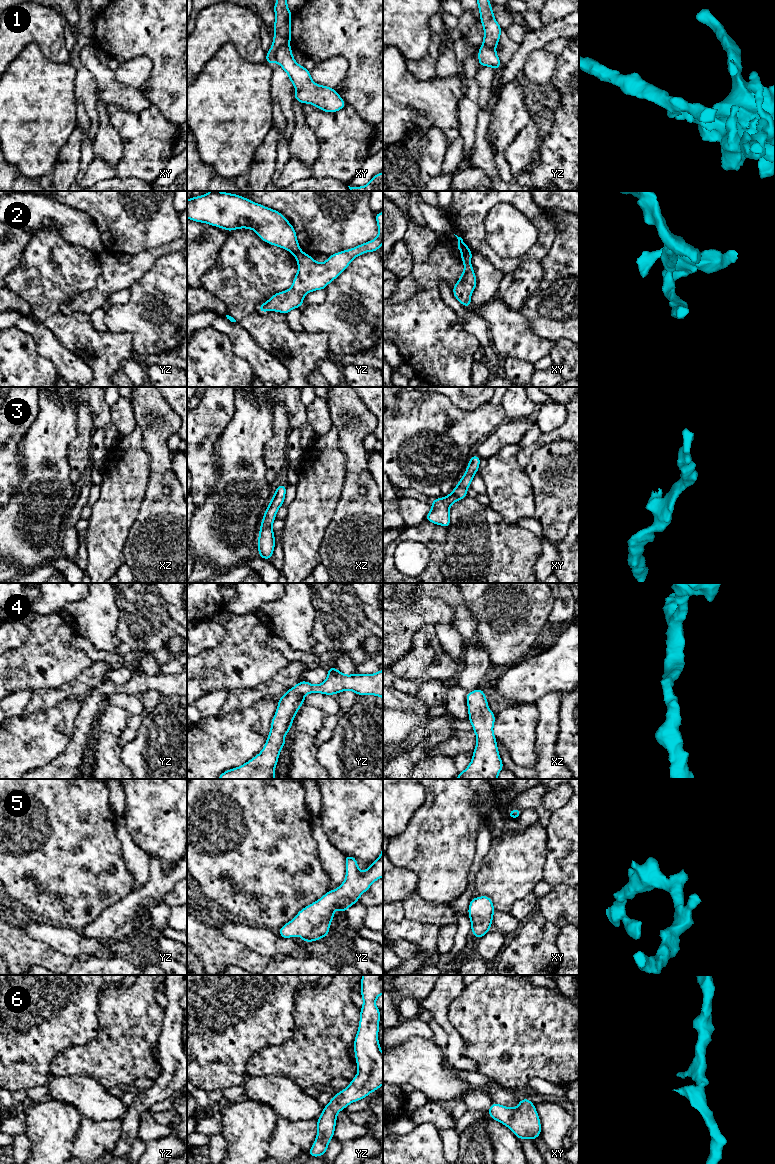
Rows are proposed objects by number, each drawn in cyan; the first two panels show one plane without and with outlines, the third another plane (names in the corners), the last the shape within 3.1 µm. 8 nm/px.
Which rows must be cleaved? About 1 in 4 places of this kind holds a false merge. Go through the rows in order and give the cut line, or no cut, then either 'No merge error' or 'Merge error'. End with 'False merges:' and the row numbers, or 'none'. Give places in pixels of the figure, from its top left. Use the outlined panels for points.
1: Split along xy (288, 42), (278, 48), (275, 60). Merge error
2: Split along xy (470, 251), (462, 253). Merge error
3: No split. No merge error
4: No split. No merge error
5: No split. No merge error
6: No split. No merge error
False merges: 1, 2

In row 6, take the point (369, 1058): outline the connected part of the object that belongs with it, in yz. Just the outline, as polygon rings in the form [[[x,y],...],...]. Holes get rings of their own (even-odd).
[[[362,975],[360,993],[363,998],[363,1006],[360,1010],[358,1032],[354,1040],[354,1052],[358,1073],[352,1079],[349,1086],[332,1096],[332,1100],[324,1107],[317,1120],[317,1136],[309,1150],[311,1157],[324,1156],[329,1142],[334,1137],[337,1114],[349,1104],[366,1098],[371,1092],[383,1085],[383,1053],[378,1042],[380,1010],[375,1005],[378,996],[383,994],[383,975]]]

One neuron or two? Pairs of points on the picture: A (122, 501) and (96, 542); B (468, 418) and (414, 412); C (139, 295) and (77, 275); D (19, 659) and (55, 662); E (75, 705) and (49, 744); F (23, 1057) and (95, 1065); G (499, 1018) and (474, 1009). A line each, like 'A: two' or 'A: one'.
A: one
B: one
C: two
D: one
E: one
F: two
G: one

